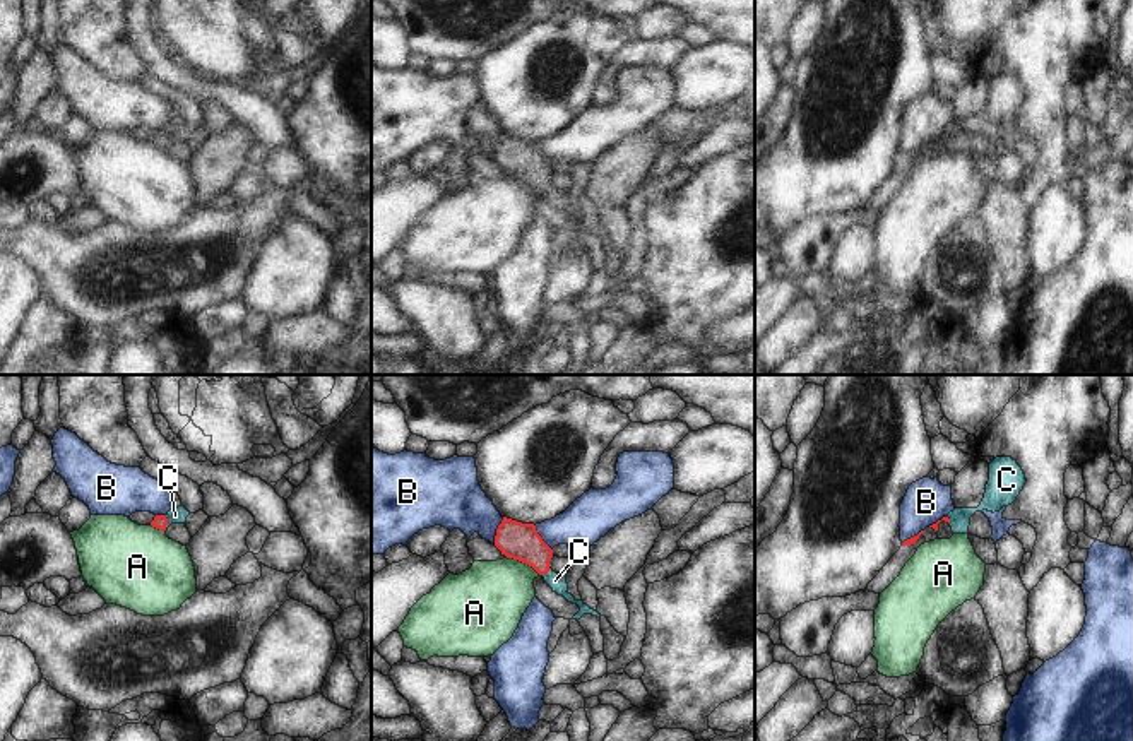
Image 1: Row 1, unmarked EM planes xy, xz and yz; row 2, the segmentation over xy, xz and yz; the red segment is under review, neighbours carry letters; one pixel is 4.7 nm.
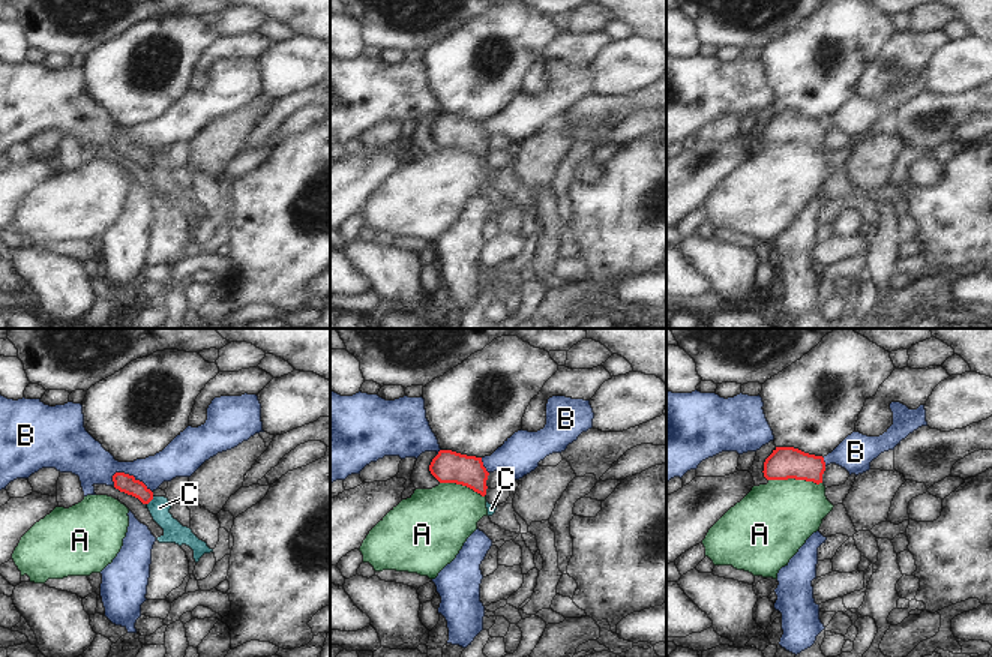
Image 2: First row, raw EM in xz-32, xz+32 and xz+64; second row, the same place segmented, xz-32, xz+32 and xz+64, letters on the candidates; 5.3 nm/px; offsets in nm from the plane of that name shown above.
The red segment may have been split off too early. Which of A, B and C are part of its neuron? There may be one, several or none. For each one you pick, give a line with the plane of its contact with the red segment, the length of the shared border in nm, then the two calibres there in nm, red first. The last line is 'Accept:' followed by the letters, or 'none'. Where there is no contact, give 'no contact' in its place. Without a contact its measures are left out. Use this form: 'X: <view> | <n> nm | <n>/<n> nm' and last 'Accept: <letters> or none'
C: xy | 70 nm | 70/80 nm
Accept: C

